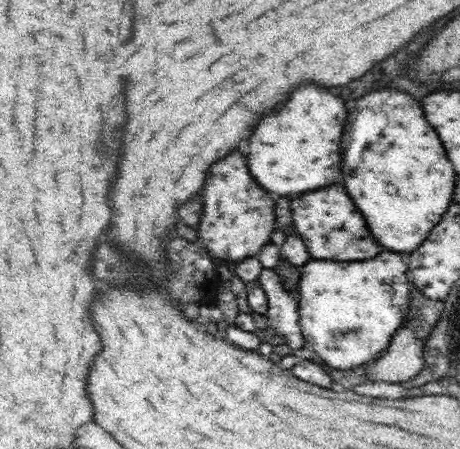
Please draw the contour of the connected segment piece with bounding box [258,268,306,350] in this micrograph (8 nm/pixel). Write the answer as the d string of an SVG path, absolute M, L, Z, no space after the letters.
M263 268L258 281L266 293L269 331L278 332L294 350L306 347L298 324L298 294L286 291L275 269Z

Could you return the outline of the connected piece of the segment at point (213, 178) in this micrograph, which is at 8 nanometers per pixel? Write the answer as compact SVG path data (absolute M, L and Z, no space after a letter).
M234 150L210 168L204 184L204 216L197 227L197 238L204 243L211 257L240 263L256 255L260 248L271 242L274 224L274 200L250 176L242 152Z

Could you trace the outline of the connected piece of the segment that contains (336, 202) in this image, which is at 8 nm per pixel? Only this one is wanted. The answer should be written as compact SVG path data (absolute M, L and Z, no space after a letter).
M326 186L306 192L290 202L294 226L312 258L324 260L370 260L382 252L382 246L370 236L362 212L350 200L344 186Z

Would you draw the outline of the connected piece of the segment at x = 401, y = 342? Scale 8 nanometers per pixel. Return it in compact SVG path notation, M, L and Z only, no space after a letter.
M402 325L381 357L367 365L366 378L389 384L412 381L425 366L422 344L412 325Z

